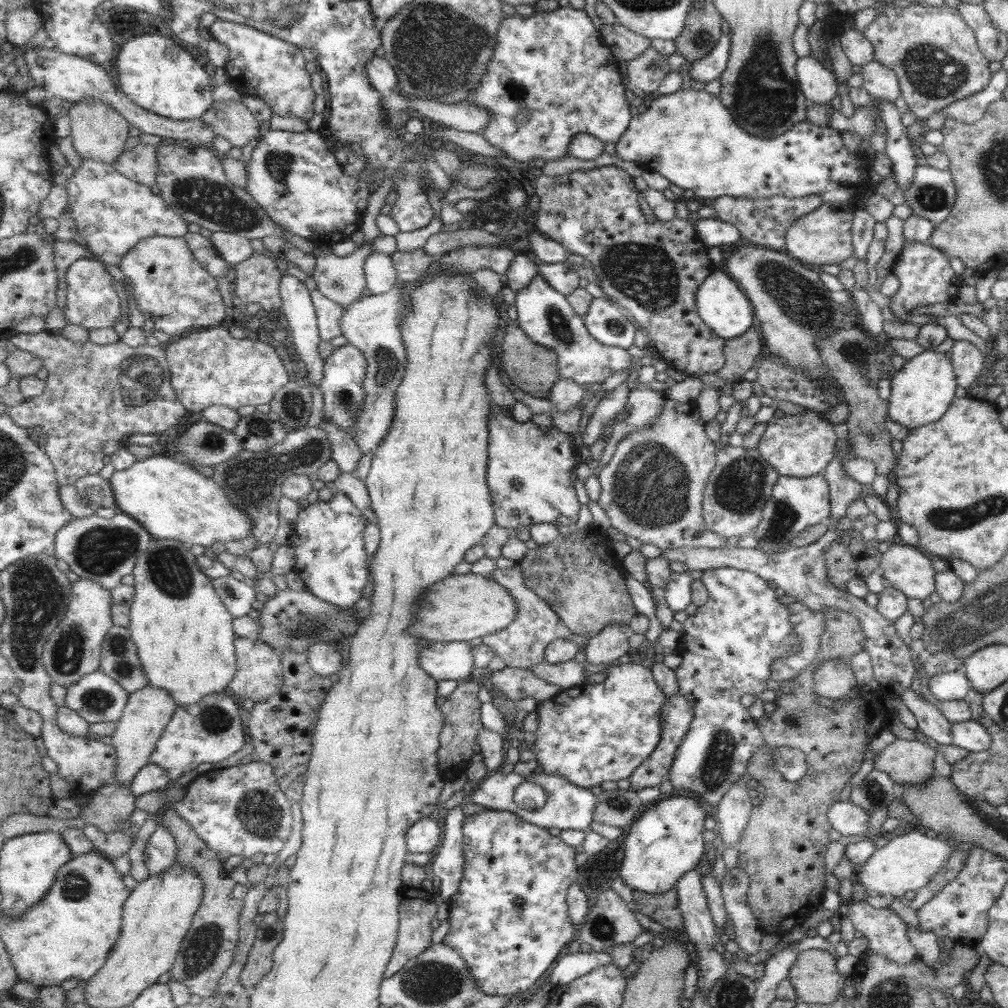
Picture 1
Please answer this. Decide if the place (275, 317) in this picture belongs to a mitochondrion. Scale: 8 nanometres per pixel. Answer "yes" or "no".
no

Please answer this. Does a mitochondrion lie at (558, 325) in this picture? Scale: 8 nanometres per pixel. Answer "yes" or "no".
yes

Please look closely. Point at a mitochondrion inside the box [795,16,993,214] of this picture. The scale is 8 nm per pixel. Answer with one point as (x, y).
(935, 74)

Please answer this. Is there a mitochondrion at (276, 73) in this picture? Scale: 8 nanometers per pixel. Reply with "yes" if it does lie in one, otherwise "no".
no

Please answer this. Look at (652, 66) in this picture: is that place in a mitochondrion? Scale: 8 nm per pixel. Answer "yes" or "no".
yes

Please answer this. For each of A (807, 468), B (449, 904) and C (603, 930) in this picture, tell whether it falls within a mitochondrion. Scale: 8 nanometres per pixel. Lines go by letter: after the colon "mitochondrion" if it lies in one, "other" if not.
A: other
B: other
C: mitochondrion

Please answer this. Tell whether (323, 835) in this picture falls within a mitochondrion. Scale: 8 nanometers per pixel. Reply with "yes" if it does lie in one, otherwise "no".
no

